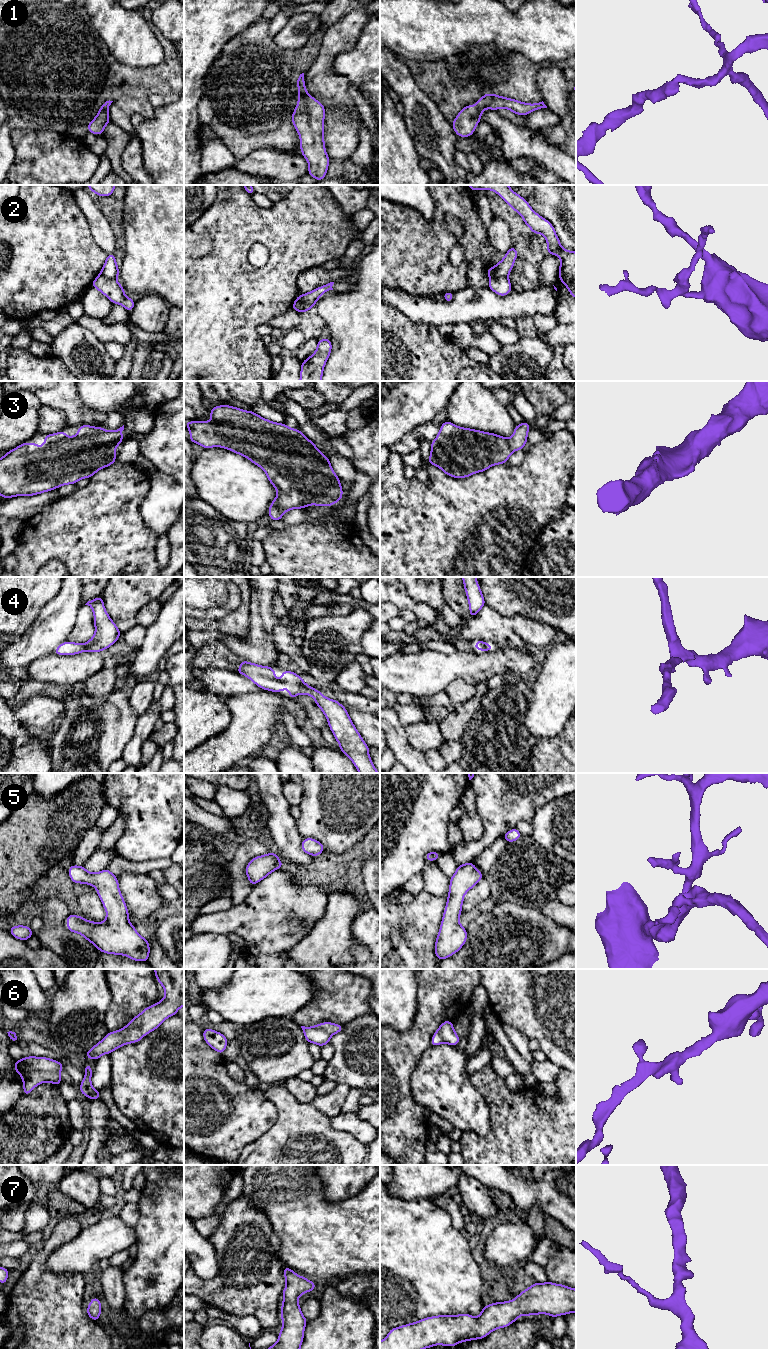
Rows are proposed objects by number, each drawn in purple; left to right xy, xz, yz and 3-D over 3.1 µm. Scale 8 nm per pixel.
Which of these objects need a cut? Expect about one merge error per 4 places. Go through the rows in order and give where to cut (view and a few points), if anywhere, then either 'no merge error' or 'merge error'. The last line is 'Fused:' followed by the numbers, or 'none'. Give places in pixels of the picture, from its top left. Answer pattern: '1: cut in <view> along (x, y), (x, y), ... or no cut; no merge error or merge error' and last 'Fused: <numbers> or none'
1: no cut; no merge error
2: cut in yz along (507, 276), (494, 276), (490, 278); merge error
3: no cut; no merge error
4: no cut; no merge error
5: no cut; no merge error
6: no cut; no merge error
7: no cut; no merge error
Fused: 2

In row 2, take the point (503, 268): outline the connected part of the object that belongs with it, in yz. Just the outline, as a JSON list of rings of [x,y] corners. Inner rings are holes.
[[[514,246],[505,253],[505,257],[498,262],[494,267],[490,267],[487,270],[487,275],[490,278],[494,277],[508,277],[513,269],[514,262],[518,257],[517,250]]]

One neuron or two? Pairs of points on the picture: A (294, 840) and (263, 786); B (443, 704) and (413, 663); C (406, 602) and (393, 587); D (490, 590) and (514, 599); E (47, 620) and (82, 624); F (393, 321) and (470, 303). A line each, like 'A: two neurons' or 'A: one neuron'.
A: one neuron
B: two neurons
C: one neuron
D: one neuron
E: two neurons
F: two neurons

